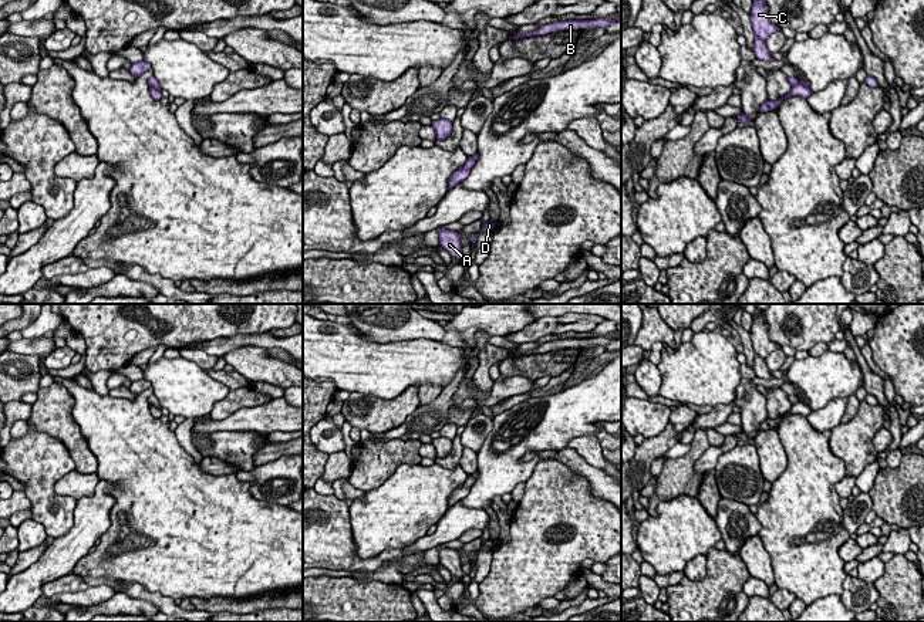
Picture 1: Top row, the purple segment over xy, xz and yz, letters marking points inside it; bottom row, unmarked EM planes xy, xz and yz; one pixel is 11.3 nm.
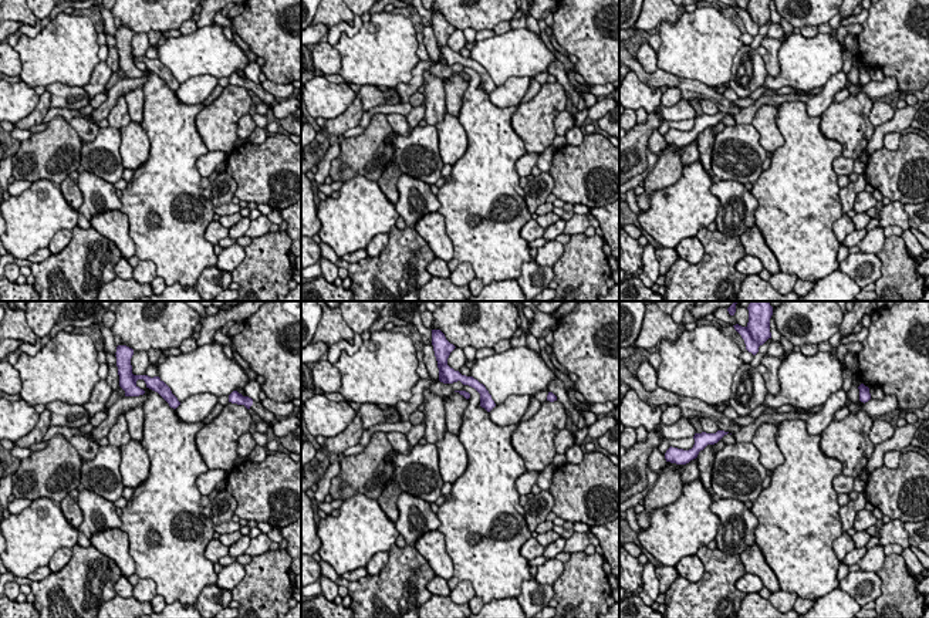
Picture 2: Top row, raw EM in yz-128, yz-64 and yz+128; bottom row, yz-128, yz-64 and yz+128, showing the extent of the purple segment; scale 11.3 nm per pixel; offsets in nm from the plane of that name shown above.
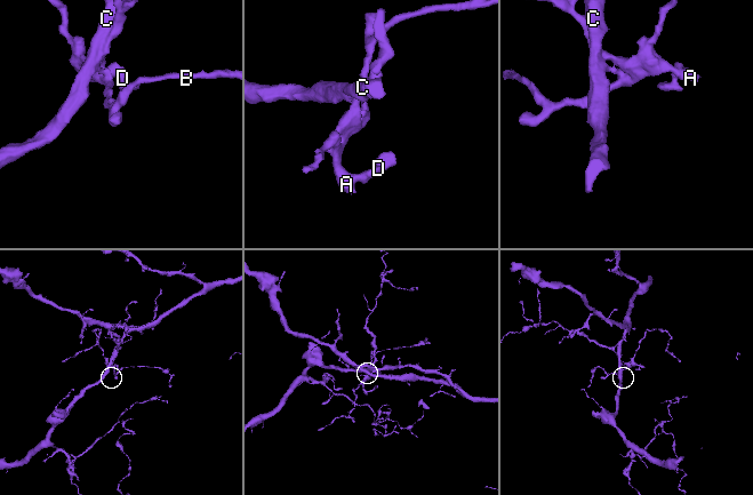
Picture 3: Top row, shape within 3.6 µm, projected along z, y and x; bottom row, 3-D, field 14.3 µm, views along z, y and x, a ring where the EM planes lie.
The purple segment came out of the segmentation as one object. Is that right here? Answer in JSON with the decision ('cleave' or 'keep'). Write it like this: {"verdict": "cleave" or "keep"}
{"verdict": "keep"}

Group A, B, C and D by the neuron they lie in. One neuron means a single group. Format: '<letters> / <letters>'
A B C D

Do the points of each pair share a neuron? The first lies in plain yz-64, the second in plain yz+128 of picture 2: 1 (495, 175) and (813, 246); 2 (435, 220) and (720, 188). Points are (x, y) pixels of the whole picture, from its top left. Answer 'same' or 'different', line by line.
1: same
2: different

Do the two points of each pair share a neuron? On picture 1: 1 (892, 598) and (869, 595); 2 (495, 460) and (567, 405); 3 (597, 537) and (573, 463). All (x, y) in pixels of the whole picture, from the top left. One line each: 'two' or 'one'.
1: two
2: one
3: two

